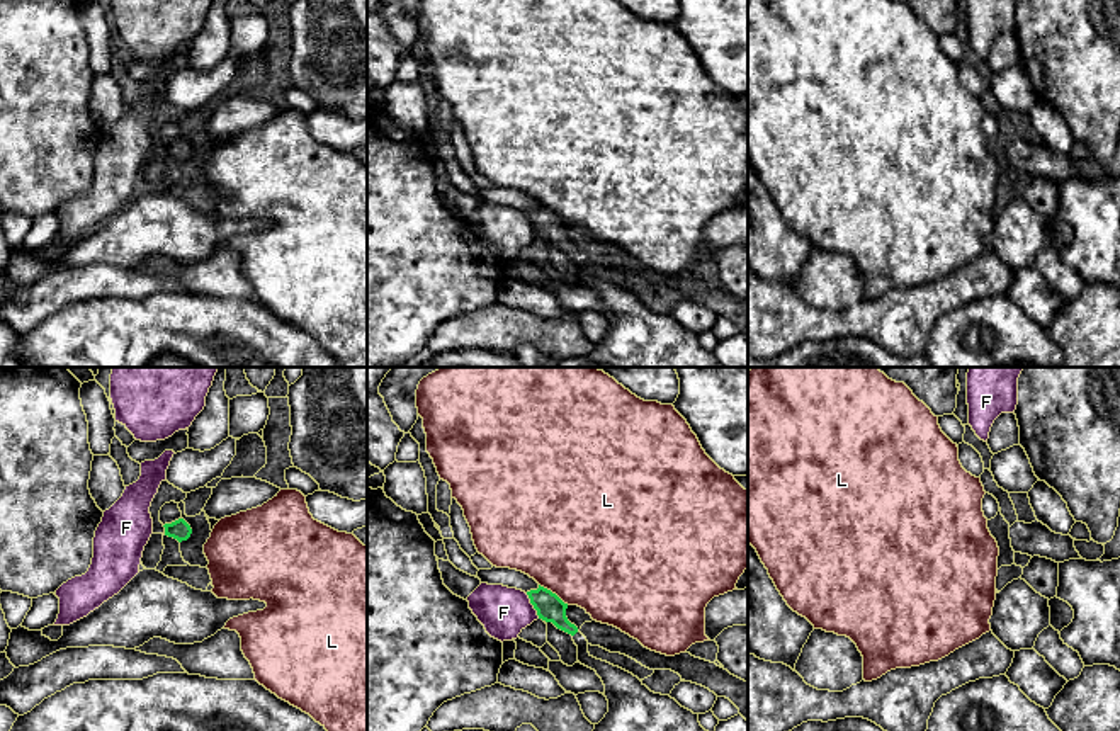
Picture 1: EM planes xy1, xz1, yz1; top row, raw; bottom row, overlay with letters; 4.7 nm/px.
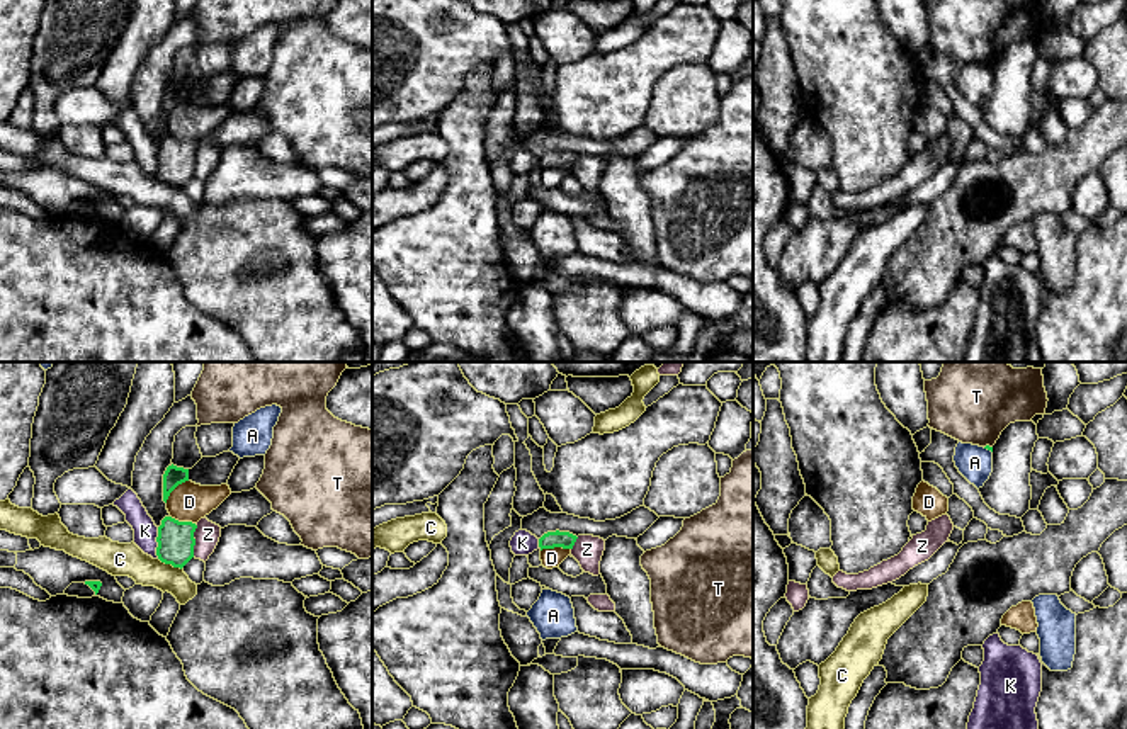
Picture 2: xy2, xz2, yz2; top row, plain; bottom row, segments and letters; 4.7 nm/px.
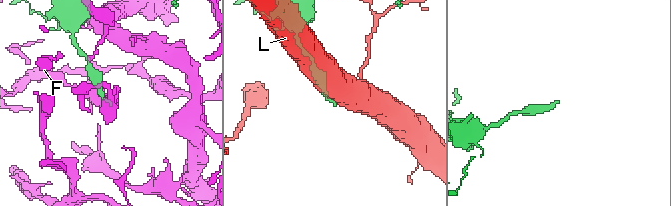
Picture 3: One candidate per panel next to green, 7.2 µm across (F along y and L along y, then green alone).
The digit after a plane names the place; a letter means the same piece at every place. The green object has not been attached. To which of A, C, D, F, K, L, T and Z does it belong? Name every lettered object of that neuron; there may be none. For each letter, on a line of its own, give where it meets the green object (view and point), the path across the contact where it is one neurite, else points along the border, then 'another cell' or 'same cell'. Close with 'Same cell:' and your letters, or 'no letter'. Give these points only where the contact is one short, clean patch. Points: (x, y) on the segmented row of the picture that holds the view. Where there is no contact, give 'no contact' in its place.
A: yz2 (988, 449) | along yz2 (983, 447), (991, 452) | another cell
C: xy2 (170, 563) | another cell
D: xz2 (555, 546) | another cell
F: xz1 (532, 604) | another cell
K: xy2 (157, 541) | along xy2 (158, 527), (157, 558) | another cell
L: xz1 (554, 594) | another cell
T: yz2 (988, 446) | along yz2 (991, 446), (985, 447) | another cell
Z: xy2 (194, 541) | along xy2 (196, 524), (192, 556) | another cell
Same cell: no letter

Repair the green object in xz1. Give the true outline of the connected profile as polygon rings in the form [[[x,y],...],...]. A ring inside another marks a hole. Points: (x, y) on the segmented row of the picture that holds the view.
[[[539,585],[527,595],[539,619],[573,636],[578,661],[595,670],[605,685],[608,712],[593,731],[705,731],[699,722],[699,714],[682,707],[670,695],[651,692],[632,673],[593,658],[588,653],[586,638],[566,617],[568,604],[556,593]]]

